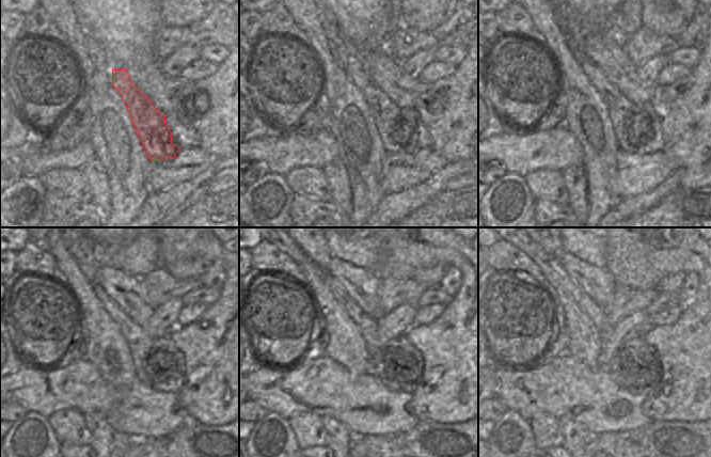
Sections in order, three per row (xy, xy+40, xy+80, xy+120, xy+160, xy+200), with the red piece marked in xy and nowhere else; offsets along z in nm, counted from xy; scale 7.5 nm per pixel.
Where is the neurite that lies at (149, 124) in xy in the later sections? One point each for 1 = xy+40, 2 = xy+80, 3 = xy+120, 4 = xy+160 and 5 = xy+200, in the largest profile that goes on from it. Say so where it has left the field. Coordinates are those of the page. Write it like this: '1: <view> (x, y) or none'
1: xy+40 (393, 131)
2: xy+80 (629, 132)
3: xy+120 (140, 344)
4: xy+160 (367, 326)
5: xy+200 (556, 276)

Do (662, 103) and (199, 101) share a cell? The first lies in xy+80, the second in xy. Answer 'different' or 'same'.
same

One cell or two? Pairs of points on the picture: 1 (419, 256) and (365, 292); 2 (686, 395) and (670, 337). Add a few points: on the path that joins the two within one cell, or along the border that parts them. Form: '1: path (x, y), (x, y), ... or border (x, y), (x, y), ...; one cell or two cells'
1: border (374, 272), (380, 280); two cells
2: path (686, 381), (686, 356), (682, 351); one cell

